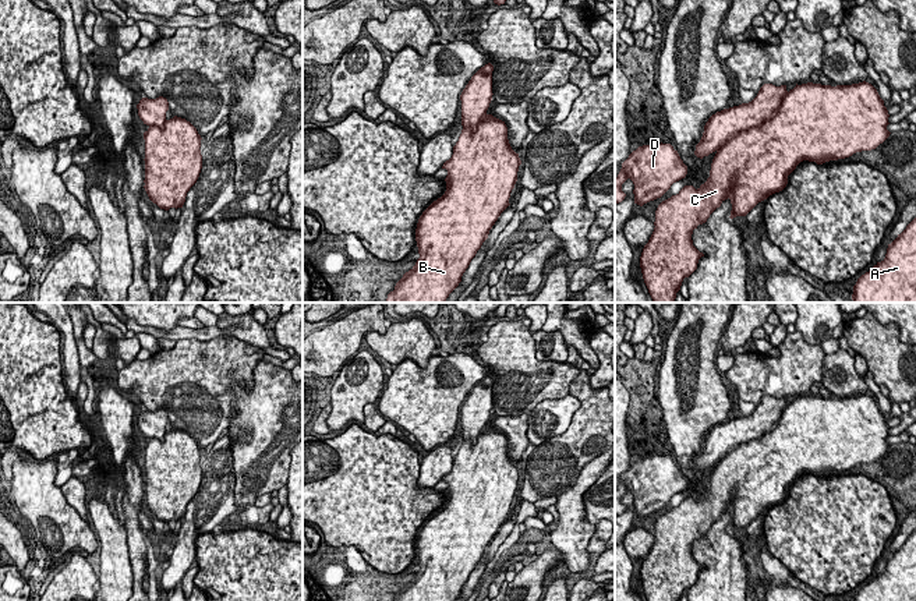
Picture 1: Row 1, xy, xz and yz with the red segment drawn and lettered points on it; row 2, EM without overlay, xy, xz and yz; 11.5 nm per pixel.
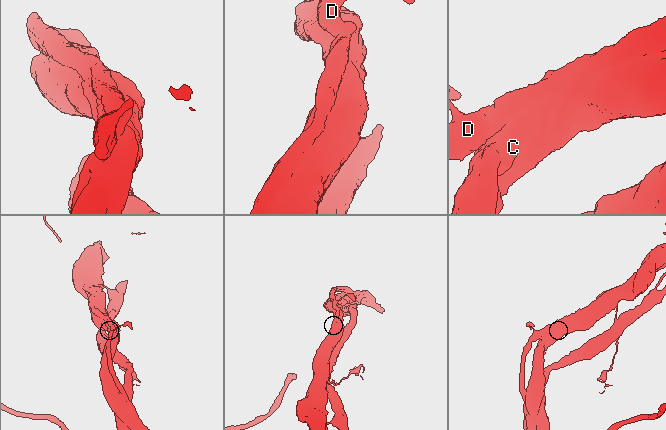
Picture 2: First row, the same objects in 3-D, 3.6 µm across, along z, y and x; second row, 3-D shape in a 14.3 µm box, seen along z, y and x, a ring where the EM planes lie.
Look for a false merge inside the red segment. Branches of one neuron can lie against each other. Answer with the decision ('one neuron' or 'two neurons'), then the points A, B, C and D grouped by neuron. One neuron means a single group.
one neuron; A B C D

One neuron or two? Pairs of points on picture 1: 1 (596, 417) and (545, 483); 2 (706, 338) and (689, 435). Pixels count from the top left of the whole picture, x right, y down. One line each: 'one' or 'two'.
1: one
2: one

